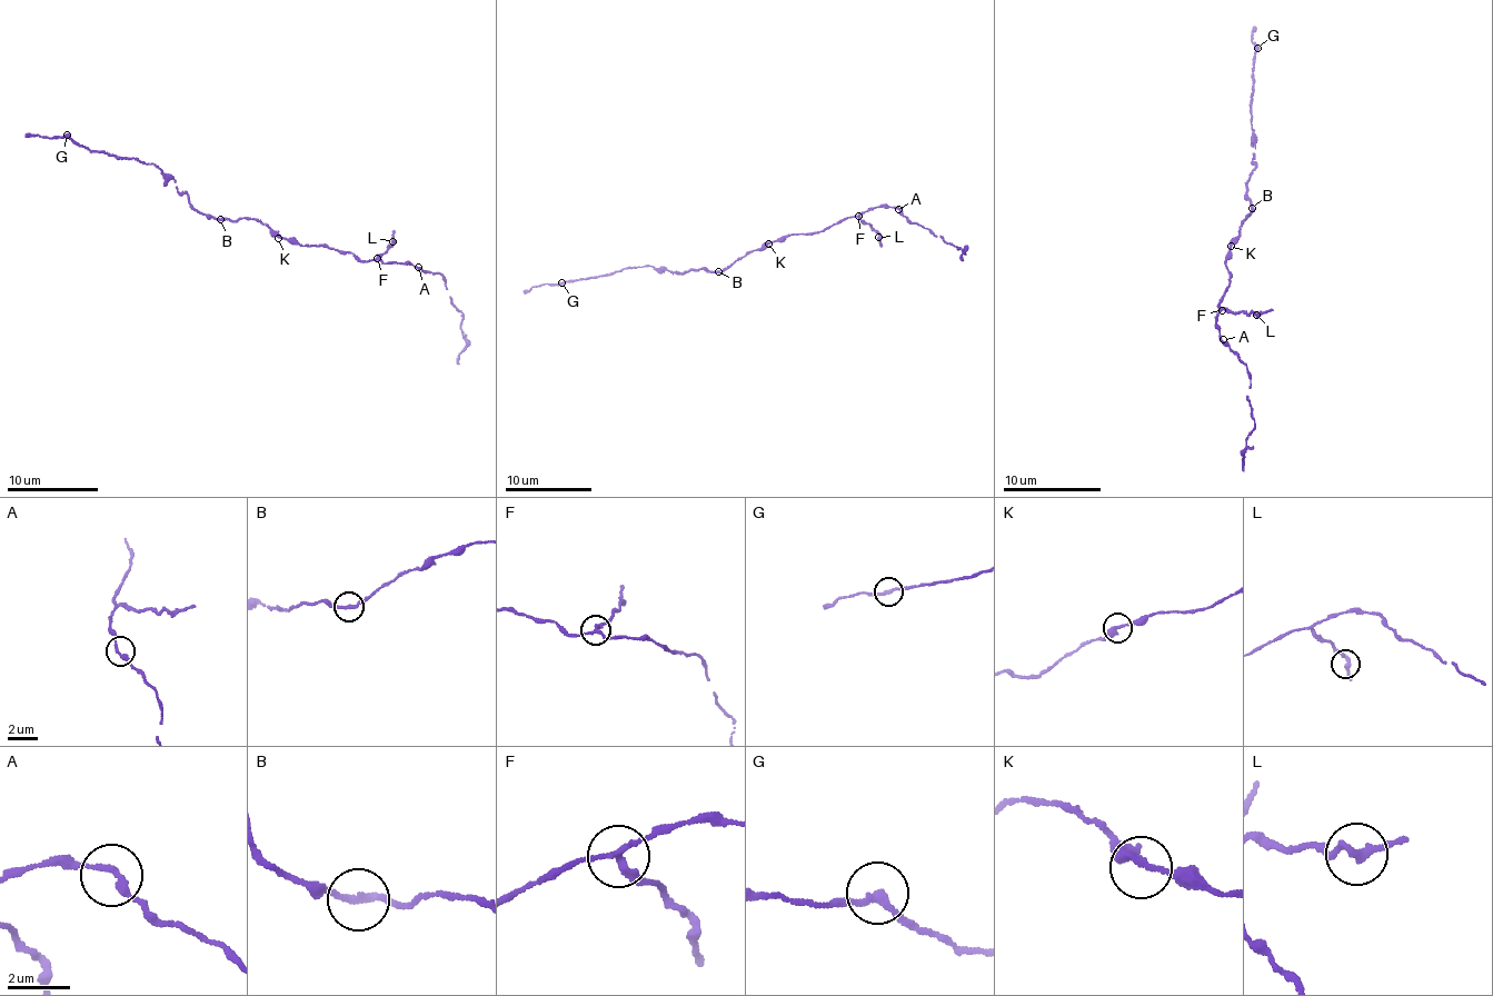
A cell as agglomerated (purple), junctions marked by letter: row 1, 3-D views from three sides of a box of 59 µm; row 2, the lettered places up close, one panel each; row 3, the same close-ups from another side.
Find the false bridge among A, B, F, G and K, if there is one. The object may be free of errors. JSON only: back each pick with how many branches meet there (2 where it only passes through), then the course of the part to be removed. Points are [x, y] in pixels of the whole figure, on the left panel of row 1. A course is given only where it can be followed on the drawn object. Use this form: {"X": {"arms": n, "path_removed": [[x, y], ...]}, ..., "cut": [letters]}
{"F": {"arms": 3, "path_removed": [[376, 257], [391, 245], [394, 229]]}, "cut": ["F"]}

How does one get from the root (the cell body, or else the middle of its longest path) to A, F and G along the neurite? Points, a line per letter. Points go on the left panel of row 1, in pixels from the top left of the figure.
A: (278, 235), (292, 237), (300, 246), (326, 245), (357, 256), (362, 261), (412, 262), (418, 267)
F: (278, 235), (292, 237), (300, 246), (326, 245), (357, 256), (362, 261), (376, 257)
G: (278, 235), (257, 220), (209, 218), (152, 163), (102, 150), (89, 151), (67, 135)

